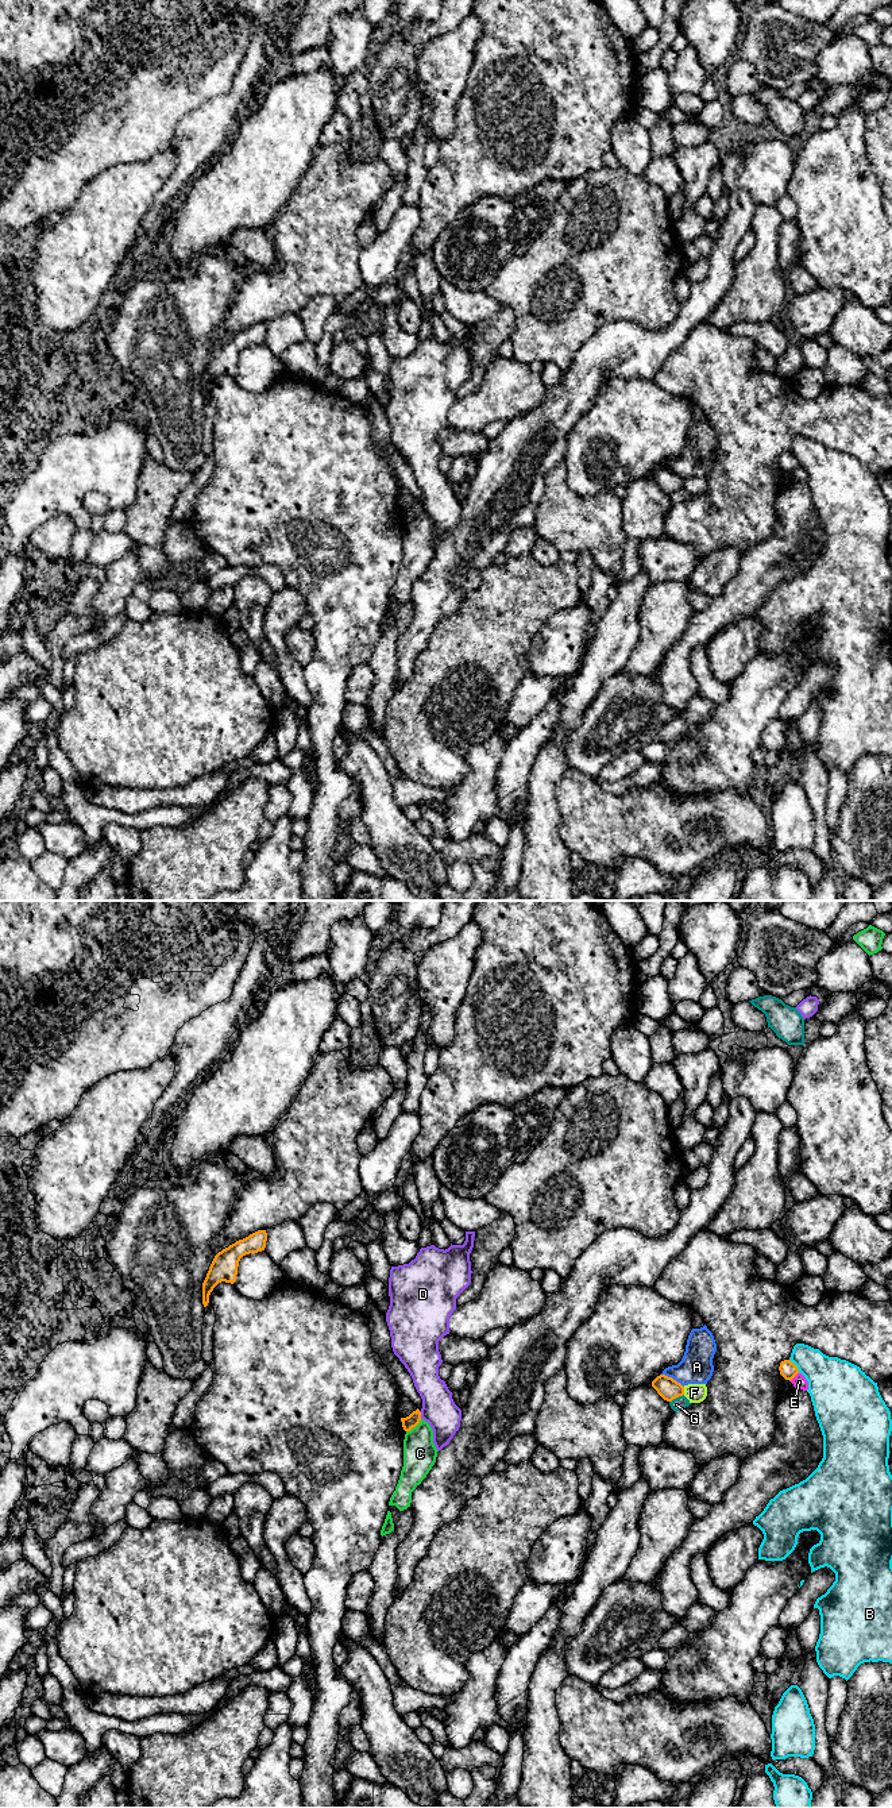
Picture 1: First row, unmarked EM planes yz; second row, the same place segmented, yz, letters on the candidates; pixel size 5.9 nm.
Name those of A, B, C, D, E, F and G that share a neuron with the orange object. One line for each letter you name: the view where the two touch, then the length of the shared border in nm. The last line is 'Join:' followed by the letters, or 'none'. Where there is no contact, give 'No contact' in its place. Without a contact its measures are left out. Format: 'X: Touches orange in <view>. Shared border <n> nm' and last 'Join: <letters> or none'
Join: none

